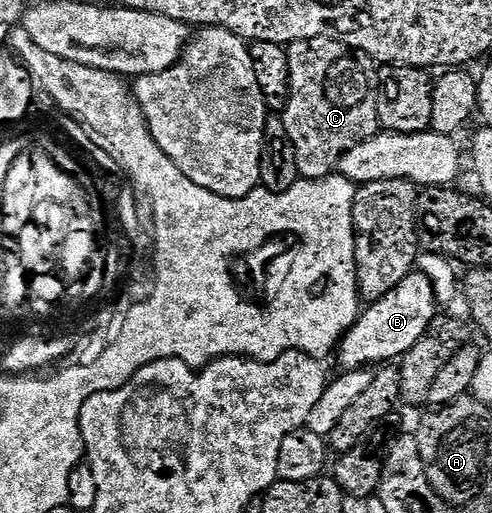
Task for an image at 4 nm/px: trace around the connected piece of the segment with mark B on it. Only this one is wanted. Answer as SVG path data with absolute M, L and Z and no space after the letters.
M418 271L409 273L407 279L403 279L403 283L399 283L399 287L395 287L395 291L387 291L387 295L383 295L383 299L372 302L366 309L369 310L366 313L364 310L358 316L355 324L345 332L335 350L335 358L337 357L338 363L342 365L340 367L342 370L369 369L380 366L382 363L396 362L404 357L407 351L411 351L411 347L415 347L415 343L419 343L419 339L423 339L423 335L429 330L431 323L439 316L439 304L432 283L427 275Z

